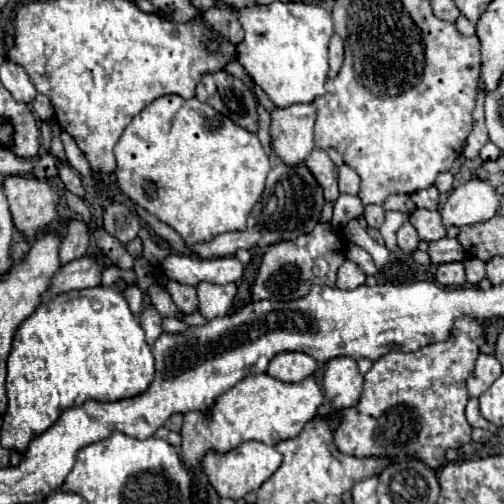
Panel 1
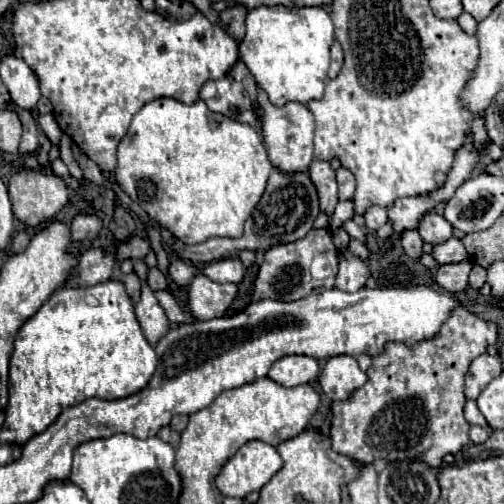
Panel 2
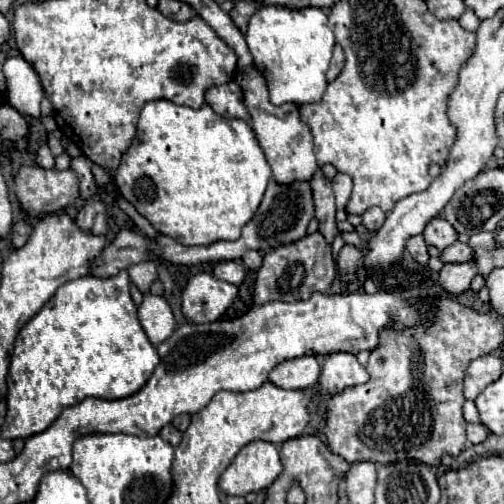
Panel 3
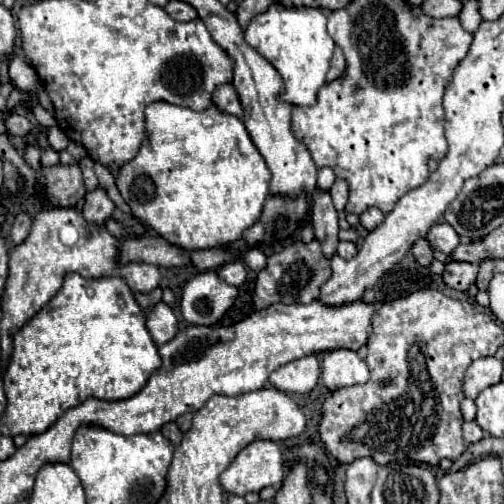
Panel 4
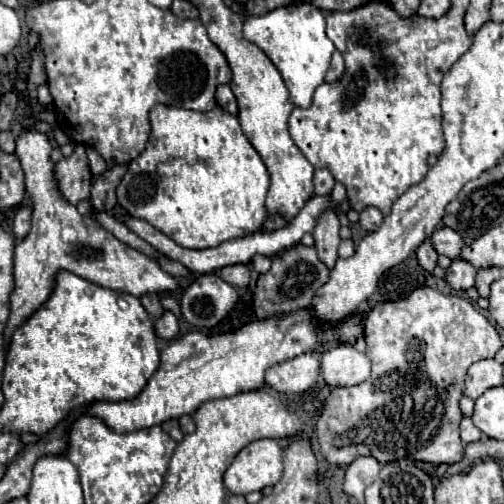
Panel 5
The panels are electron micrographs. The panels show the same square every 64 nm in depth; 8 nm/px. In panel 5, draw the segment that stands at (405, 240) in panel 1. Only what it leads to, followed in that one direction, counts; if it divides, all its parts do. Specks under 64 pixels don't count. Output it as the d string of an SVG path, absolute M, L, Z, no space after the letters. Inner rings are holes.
M426 240L426 242L420 244L420 248L416 250L416 256L418 256L418 264L424 270L428 270L428 272L432 272L436 268L436 264L438 264L438 254L432 248L432 242L430 240Z

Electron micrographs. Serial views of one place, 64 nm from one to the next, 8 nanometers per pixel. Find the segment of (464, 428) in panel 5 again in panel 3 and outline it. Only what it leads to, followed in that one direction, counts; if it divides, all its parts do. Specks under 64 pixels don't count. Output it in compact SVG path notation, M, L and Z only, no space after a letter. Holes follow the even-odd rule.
M468 424L466 428L466 438L472 444L480 444L488 436L488 430L482 424Z

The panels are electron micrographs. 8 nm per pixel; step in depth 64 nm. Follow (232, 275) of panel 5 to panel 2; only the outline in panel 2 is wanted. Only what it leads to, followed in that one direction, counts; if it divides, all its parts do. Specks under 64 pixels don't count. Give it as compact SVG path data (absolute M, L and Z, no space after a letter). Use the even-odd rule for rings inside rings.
M230 258L230 260L216 260L216 262L210 262L202 268L202 274L206 274L210 280L214 282L232 282L232 284L238 284L244 276L244 266L238 258Z

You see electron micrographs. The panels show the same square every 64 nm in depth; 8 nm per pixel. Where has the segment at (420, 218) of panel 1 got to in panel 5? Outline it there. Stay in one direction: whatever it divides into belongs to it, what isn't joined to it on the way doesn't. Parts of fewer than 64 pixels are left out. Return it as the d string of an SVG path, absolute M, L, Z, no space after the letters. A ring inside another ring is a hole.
M440 228L432 234L432 244L438 254L448 256L452 260L460 258L460 248L464 248L464 240L452 228Z

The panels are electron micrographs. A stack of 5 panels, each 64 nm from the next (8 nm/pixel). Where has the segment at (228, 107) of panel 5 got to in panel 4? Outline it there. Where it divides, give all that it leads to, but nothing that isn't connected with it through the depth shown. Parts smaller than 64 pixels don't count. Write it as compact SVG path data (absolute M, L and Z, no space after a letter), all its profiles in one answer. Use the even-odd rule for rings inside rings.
M222 84L220 88L214 90L212 94L212 102L218 106L220 112L224 114L234 114L234 116L242 116L242 106L238 100L238 94L234 90L232 84Z

